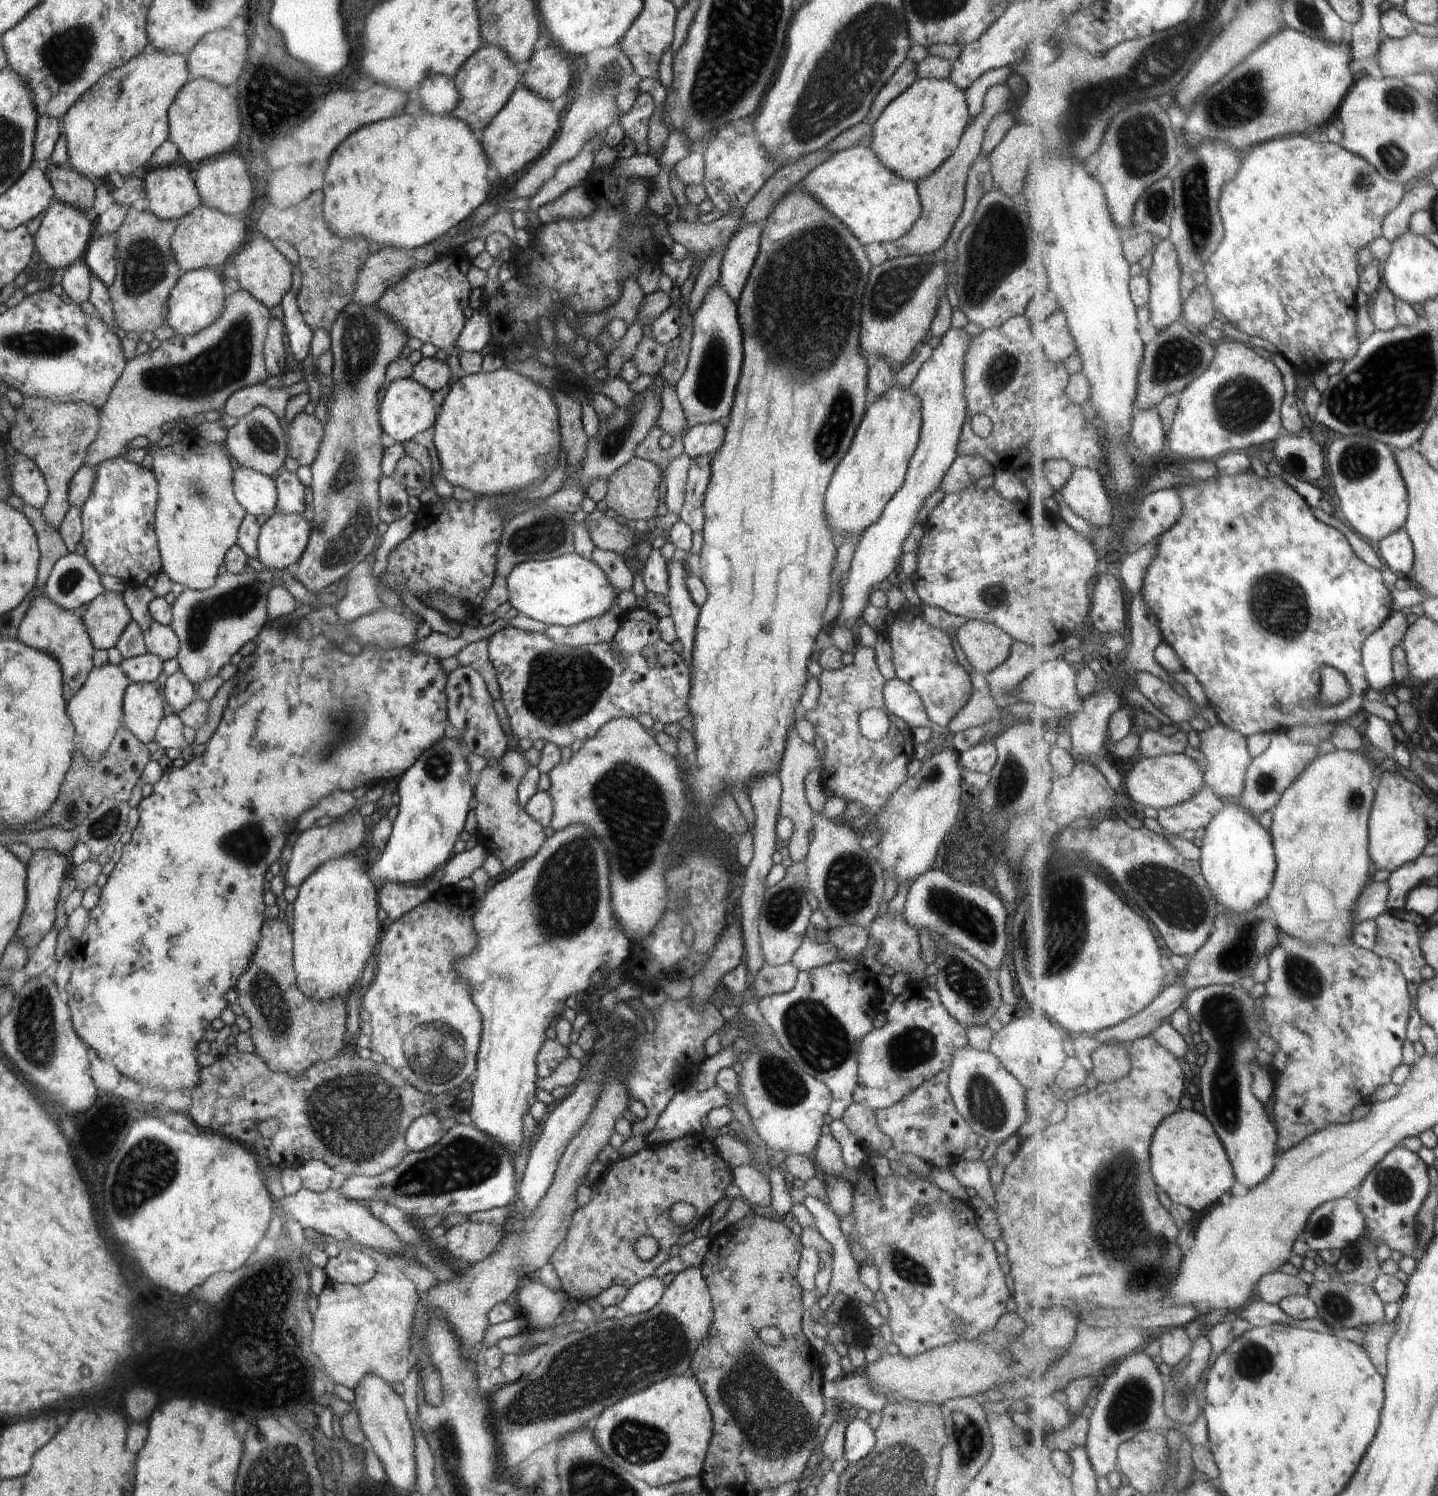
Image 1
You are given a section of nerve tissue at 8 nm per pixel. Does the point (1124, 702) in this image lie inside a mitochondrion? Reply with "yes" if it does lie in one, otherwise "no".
no

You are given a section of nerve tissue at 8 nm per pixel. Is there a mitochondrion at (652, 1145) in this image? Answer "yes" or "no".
no

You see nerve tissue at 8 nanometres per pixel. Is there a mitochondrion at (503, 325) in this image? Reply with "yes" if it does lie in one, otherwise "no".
no

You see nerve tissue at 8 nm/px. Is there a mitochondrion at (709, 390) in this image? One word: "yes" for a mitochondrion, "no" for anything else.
yes

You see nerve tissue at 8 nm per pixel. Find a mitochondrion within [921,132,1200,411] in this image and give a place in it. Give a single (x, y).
(994, 247)

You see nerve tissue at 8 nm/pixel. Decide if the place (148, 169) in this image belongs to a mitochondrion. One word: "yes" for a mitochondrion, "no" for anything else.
no

